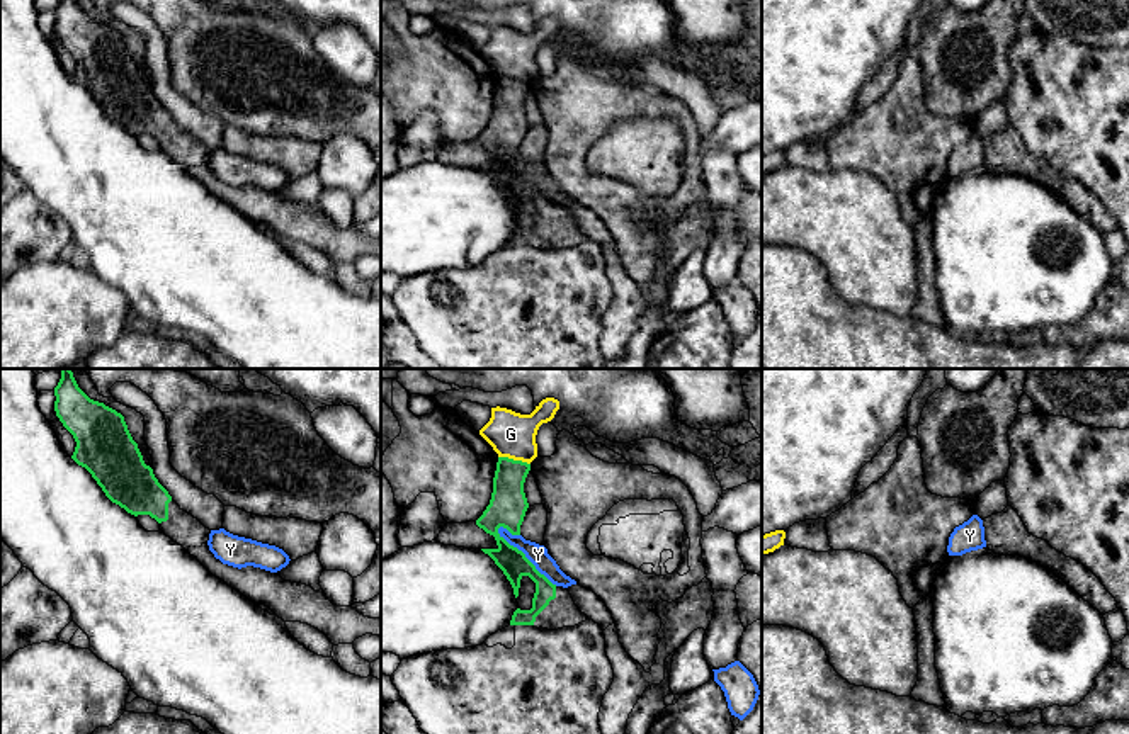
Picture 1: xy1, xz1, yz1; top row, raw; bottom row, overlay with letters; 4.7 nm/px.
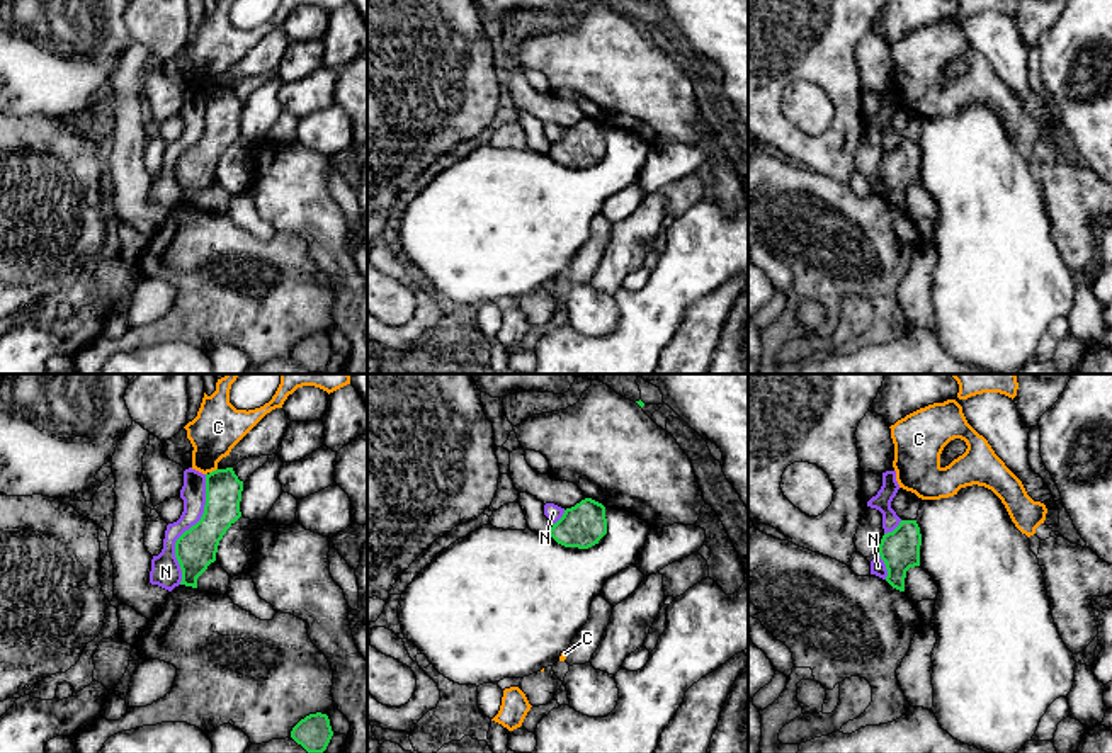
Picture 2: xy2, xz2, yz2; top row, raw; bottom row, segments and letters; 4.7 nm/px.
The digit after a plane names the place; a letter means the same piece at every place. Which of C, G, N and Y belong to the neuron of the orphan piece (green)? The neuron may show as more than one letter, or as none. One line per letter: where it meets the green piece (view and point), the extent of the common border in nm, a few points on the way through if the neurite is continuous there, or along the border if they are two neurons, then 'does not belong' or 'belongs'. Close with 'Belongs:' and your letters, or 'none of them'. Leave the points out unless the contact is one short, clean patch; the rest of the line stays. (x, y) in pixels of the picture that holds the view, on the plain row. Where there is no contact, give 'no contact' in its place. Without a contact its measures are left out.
C: meets green in xy2 at (213, 90); contact 50 nm long; border along xy2 (216, 87), (209, 92); does not belong
G: meets green in xz1 at (512, 79); contact 160 nm long; border along xz1 (499, 75), (521, 79), (529, 84); does not belong
N: meets green in xy2 at (189, 148); contact 550 nm long; does not belong
Y: meets green in xz1 at (524, 175); contact 400 nm long; does not belong
Belongs: none of them

